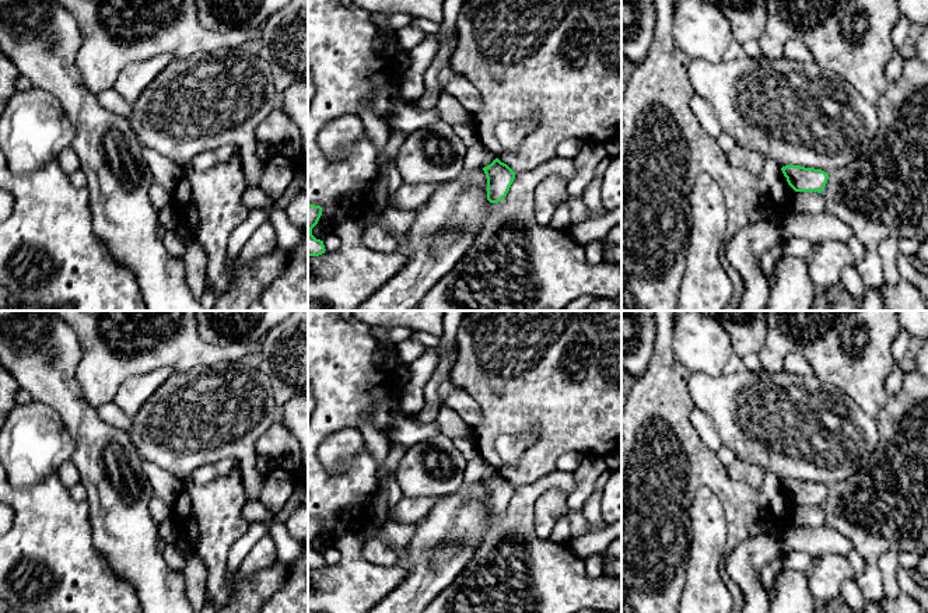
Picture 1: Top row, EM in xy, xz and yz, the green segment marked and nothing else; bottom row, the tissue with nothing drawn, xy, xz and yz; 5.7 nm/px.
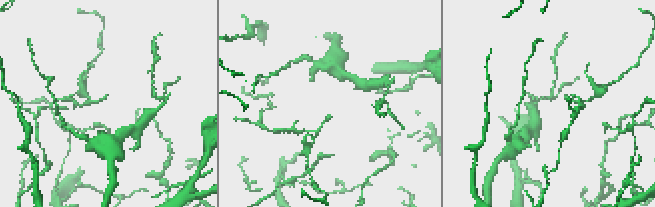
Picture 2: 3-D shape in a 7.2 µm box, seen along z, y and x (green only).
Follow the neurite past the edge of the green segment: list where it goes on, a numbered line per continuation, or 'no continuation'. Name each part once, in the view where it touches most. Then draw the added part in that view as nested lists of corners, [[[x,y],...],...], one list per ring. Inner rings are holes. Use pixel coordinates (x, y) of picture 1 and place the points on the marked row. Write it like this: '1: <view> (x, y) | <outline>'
no continuation

